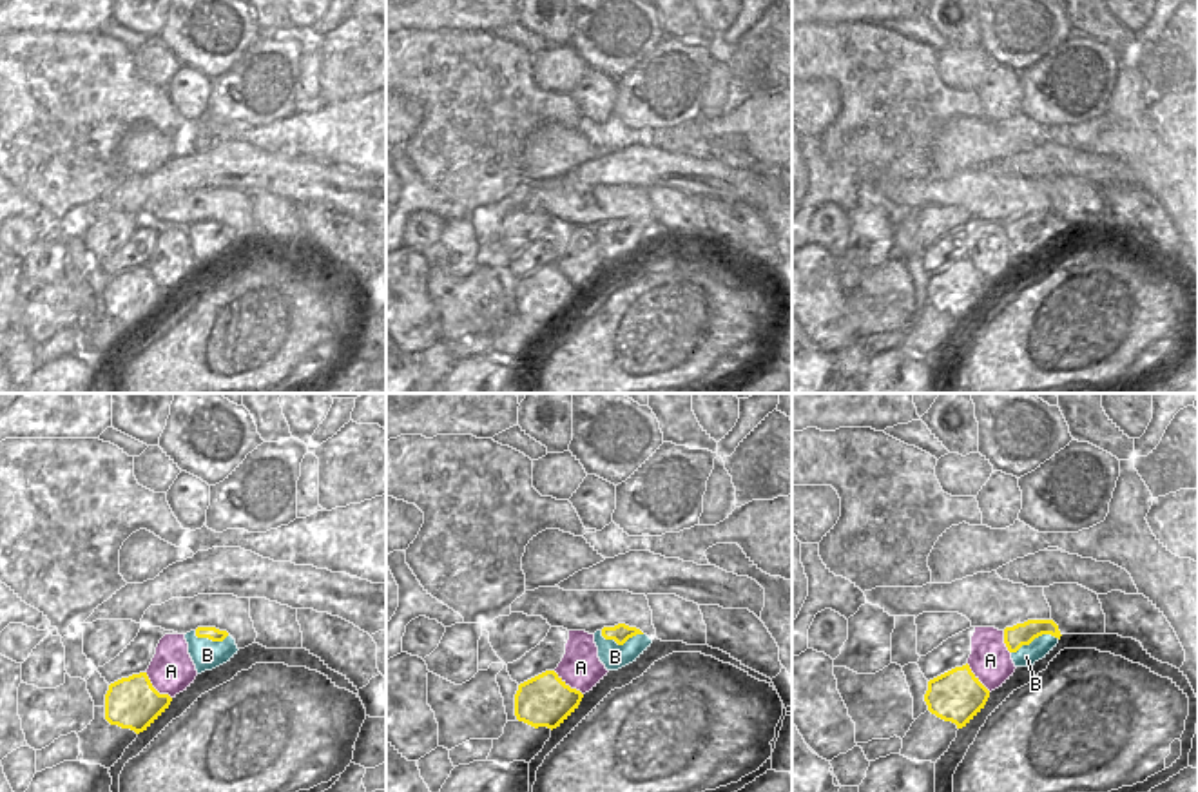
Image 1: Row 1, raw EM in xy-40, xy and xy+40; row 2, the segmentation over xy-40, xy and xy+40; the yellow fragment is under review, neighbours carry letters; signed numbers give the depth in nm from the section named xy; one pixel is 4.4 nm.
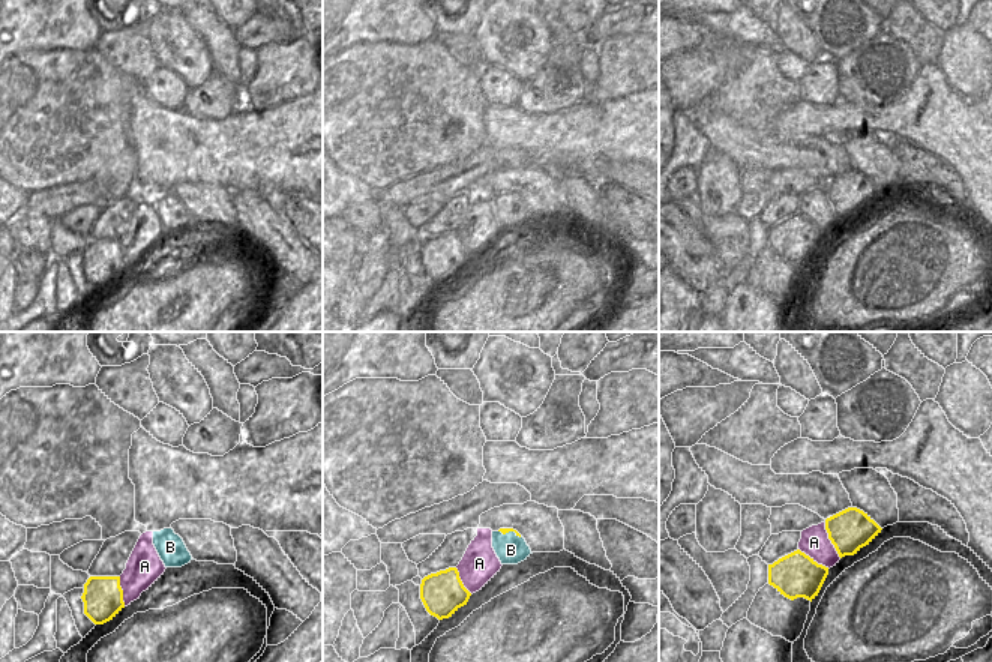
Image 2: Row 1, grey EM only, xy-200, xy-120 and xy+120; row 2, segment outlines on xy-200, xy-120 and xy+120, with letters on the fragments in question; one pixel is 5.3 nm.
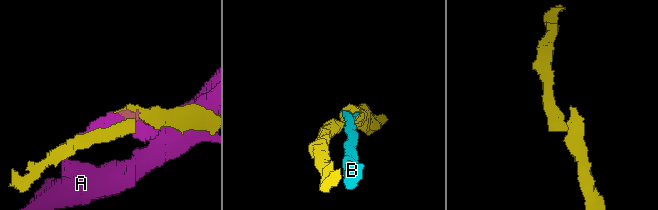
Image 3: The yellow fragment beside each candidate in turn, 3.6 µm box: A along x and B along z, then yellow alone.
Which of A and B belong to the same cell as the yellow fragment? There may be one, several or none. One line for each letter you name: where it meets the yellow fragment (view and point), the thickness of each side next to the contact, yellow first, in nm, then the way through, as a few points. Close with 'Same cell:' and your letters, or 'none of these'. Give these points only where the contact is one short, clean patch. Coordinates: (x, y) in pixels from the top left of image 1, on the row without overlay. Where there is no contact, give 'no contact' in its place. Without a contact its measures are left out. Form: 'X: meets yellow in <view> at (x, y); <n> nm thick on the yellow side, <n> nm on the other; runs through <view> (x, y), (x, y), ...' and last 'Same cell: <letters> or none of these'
Same cell: none of these

